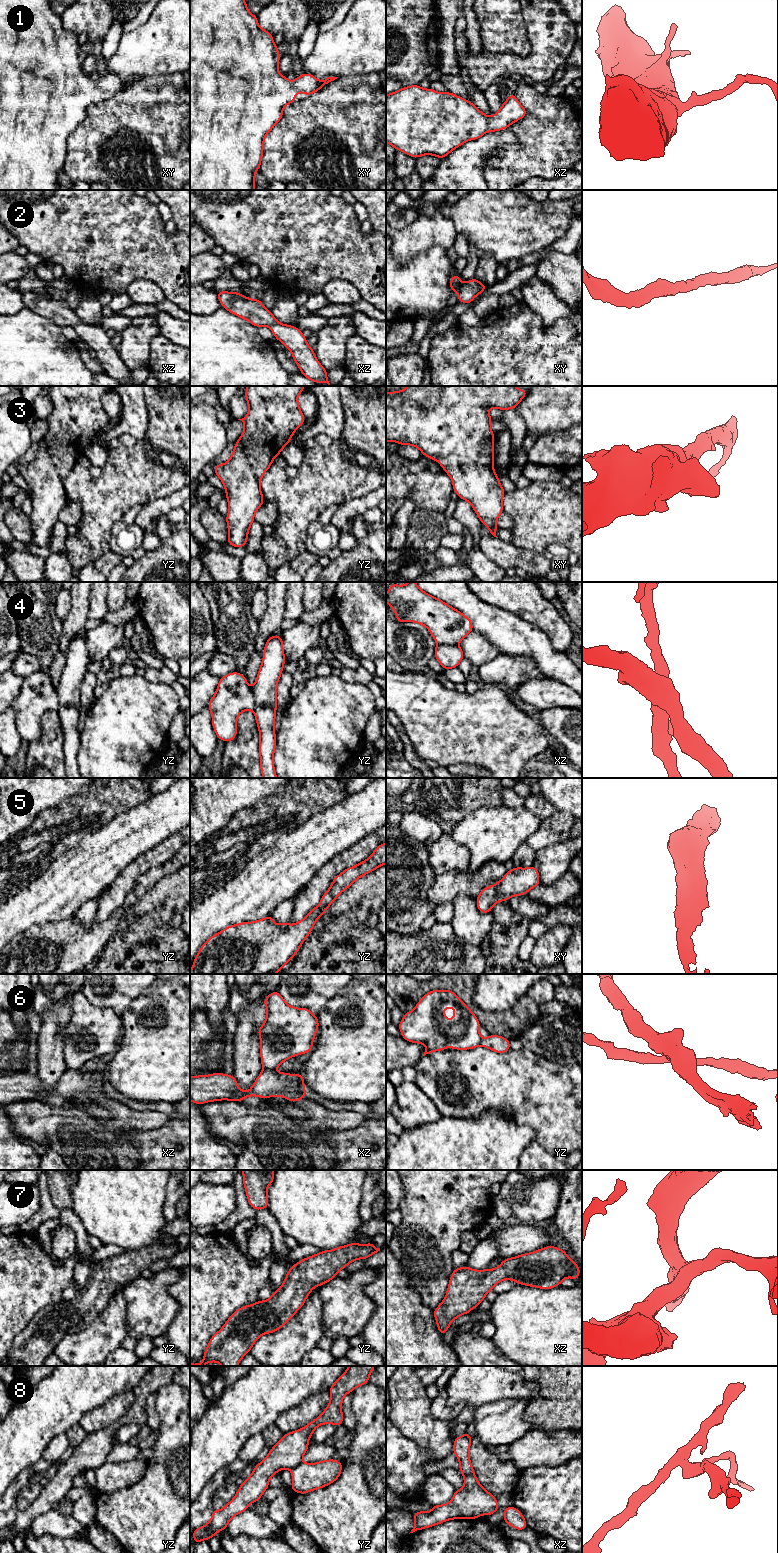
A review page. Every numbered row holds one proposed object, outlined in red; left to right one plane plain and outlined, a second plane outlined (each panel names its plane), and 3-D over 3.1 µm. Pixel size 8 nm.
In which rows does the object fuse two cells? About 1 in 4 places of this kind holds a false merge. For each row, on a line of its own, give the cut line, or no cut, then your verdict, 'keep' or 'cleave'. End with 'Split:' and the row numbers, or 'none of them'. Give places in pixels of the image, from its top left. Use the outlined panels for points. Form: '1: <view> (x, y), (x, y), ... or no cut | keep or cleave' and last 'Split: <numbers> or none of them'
1: no cut | keep
2: no cut | keep
3: no cut | keep
4: yz (251, 689), (254, 695), (252, 710) | cleave
5: no cut | keep
6: xz (263, 1068), (273, 1071) | cleave
7: no cut | keep
8: yz (301, 1461), (291, 1469) | cleave
Split: 4, 6, 8

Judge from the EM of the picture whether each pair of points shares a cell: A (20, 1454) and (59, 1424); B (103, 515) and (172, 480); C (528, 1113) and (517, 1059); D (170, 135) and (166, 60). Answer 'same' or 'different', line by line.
A: same
B: same
C: same
D: different

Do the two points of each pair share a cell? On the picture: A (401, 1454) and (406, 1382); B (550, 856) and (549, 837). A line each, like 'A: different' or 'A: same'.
A: different
B: different

